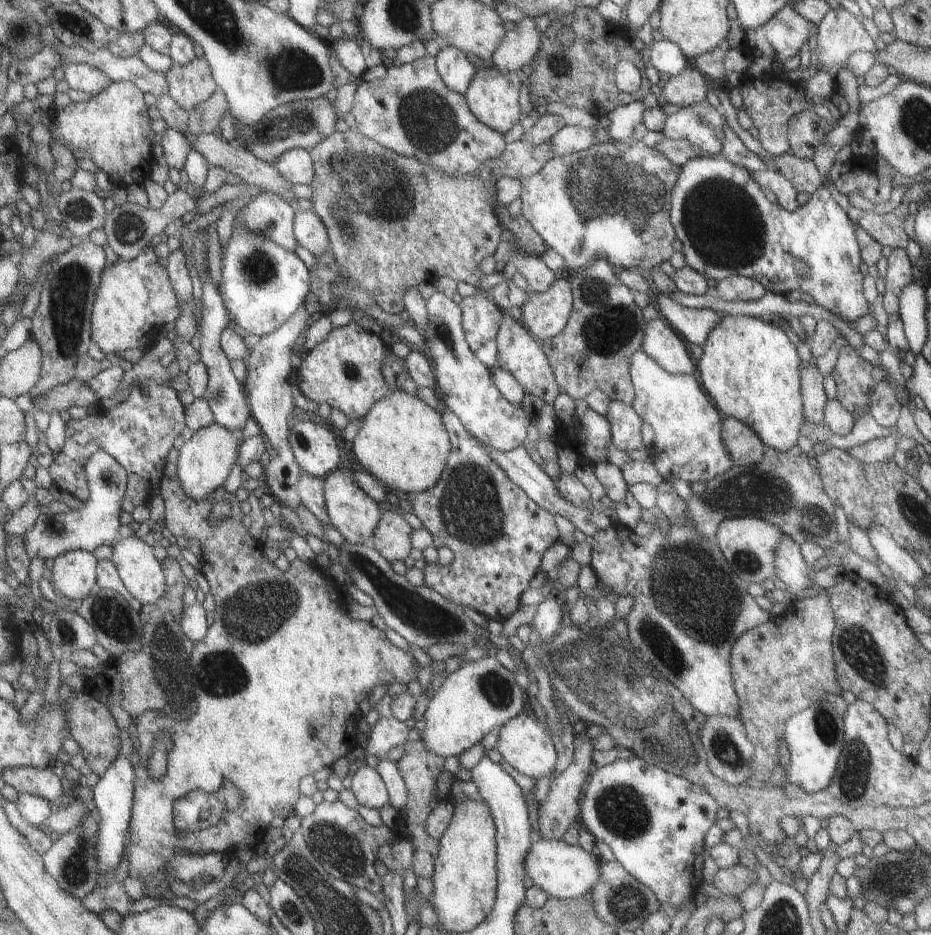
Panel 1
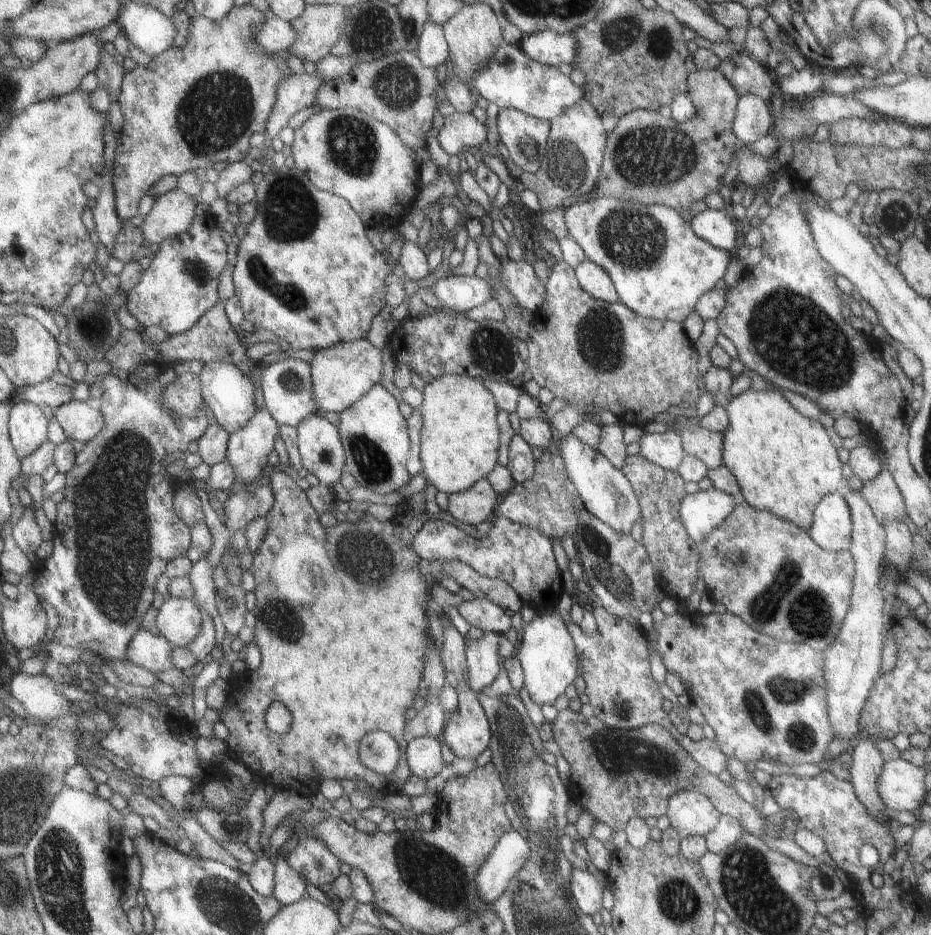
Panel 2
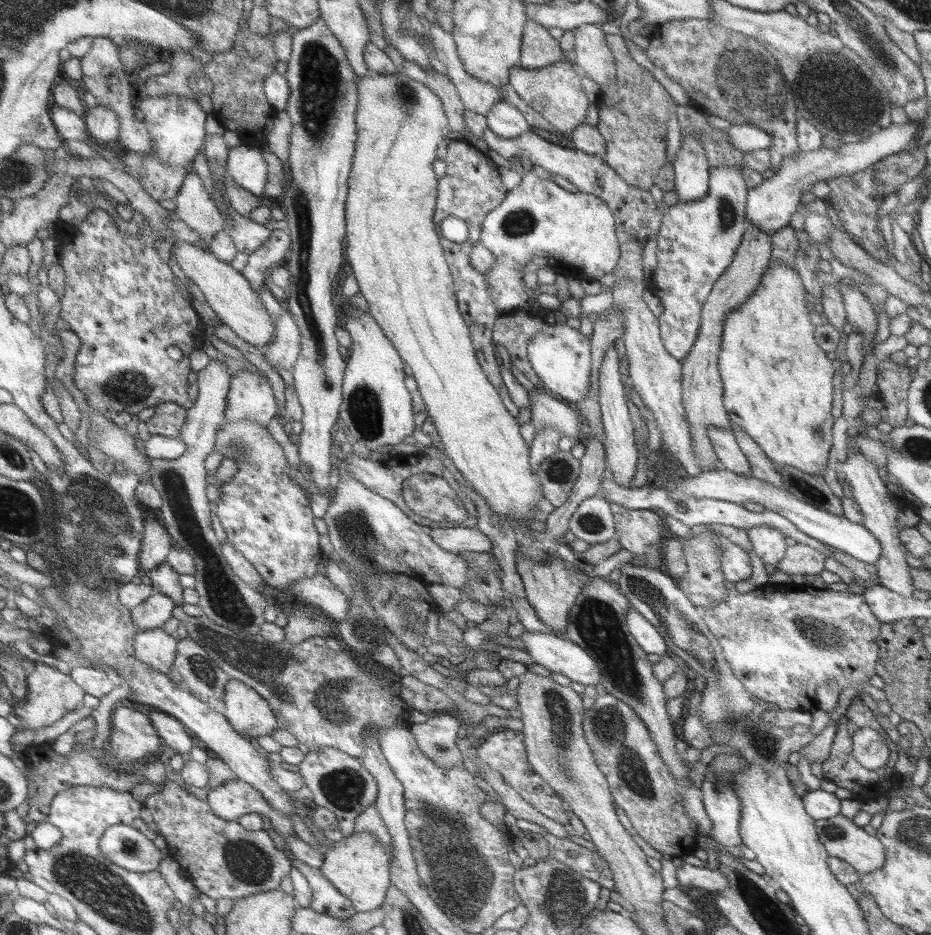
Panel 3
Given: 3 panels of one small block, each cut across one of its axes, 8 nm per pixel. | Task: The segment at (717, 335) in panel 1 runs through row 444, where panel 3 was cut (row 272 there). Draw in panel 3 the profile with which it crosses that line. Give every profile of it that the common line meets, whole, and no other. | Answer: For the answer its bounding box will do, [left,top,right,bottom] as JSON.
[717,262,835,476]

